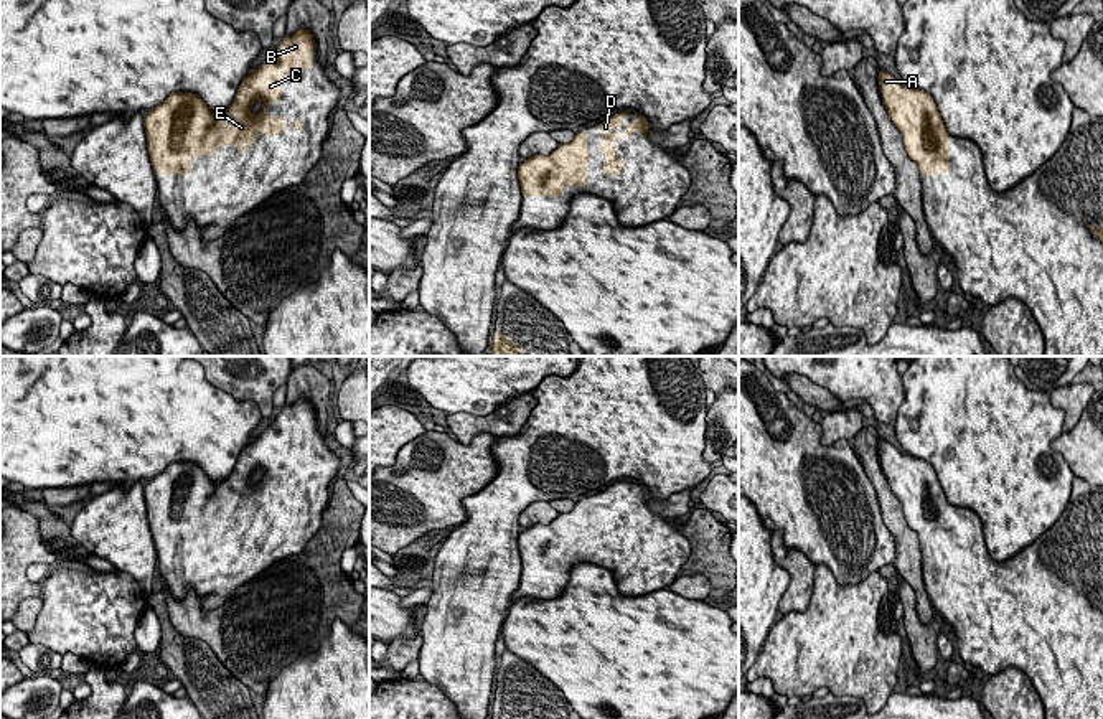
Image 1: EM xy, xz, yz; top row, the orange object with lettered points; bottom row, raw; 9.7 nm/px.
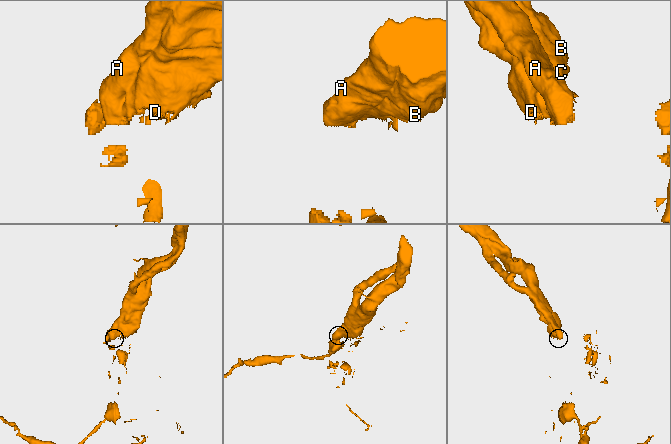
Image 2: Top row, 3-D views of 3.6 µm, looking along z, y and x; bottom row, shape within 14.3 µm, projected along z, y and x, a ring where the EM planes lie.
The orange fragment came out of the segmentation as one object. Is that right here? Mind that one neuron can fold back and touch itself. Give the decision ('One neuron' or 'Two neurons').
One neuron

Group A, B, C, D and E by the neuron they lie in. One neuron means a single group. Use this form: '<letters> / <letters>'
A B C D E

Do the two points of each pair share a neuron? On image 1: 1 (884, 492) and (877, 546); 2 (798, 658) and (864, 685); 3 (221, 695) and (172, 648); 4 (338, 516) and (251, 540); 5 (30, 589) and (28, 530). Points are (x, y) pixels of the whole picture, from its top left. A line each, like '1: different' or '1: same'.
1: different
2: same
3: same
4: different
5: same

